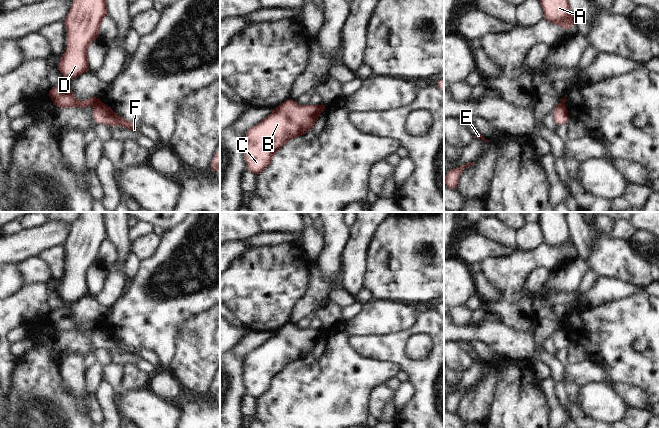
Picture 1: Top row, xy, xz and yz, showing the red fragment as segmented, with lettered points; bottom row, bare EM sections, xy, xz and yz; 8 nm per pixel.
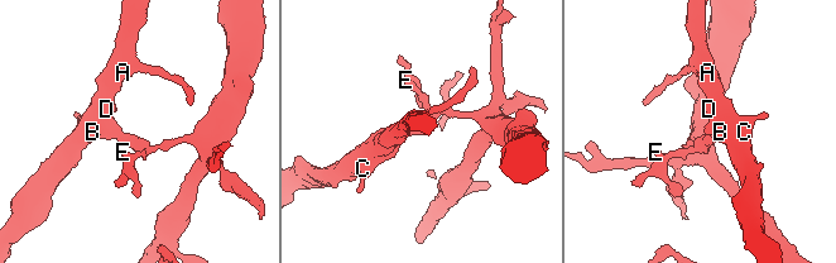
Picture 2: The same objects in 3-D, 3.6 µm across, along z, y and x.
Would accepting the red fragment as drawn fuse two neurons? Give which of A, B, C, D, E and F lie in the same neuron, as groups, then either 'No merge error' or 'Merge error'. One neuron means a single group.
Groups: A B C D / E F. Merge error.

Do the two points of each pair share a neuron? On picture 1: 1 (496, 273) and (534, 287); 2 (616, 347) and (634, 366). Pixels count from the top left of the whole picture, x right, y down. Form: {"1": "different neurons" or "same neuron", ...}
{"1": "different neurons", "2": "same neuron"}

